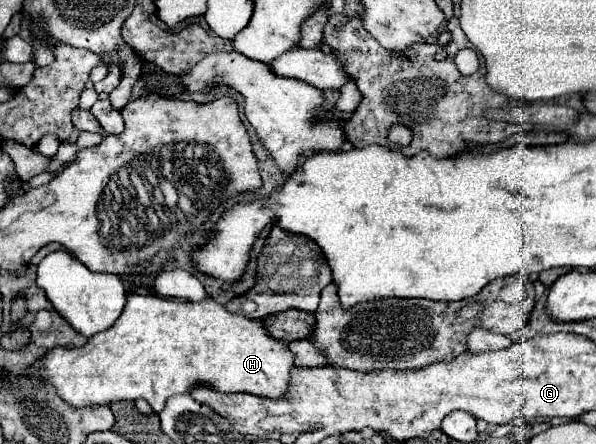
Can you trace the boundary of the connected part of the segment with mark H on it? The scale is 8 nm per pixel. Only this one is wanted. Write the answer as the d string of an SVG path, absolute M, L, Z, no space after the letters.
M129 293L125 309L113 327L89 337L89 341L79 349L55 347L47 351L29 367L25 379L37 379L51 385L55 393L73 407L145 399L159 413L171 395L187 393L197 383L211 383L211 387L223 393L253 393L277 399L287 389L289 371L293 365L293 355L289 353L287 345L271 339L259 321L229 313L213 299L191 303L161 295Z

